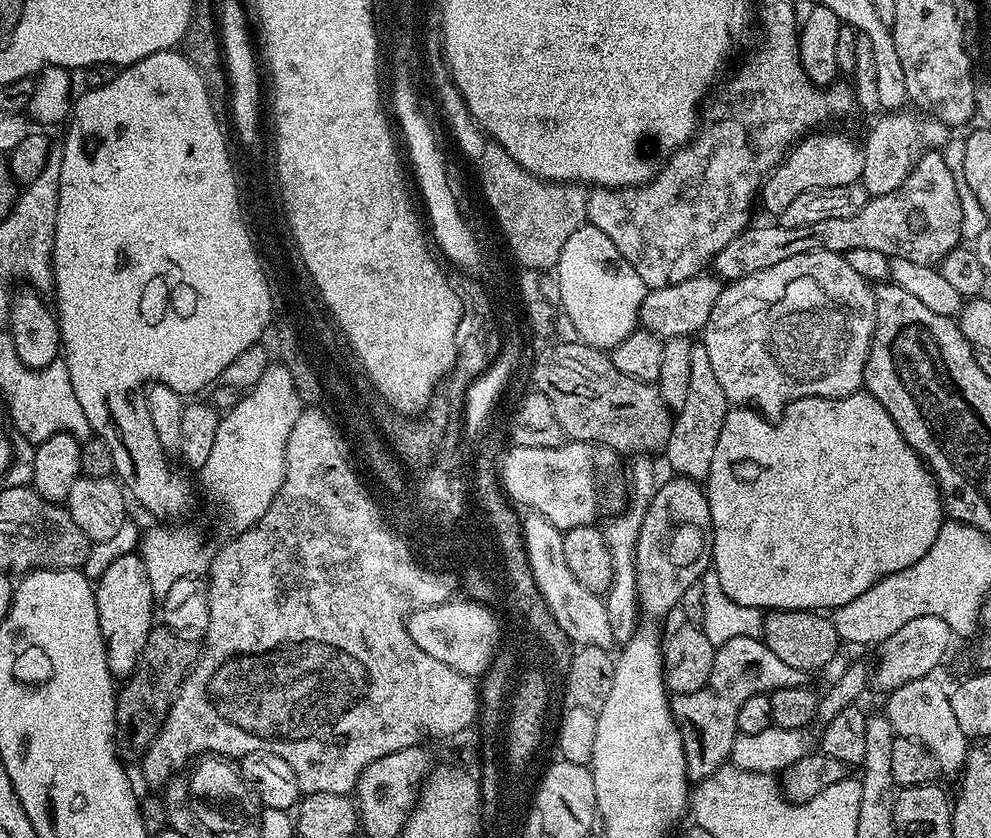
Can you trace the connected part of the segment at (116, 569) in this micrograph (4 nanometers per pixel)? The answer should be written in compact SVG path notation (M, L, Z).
M136 552L122 554L122 558L114 558L114 562L110 562L110 566L106 566L106 570L101 574L95 589L98 626L102 630L106 646L106 662L113 677L127 678L135 670L142 654L142 646L146 646L146 638L154 627L154 597L150 590L150 578L146 578L144 559Z

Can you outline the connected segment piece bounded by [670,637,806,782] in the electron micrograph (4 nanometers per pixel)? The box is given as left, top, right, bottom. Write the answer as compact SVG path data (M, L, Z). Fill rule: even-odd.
M732 637L724 640L716 649L714 670L710 670L708 686L694 694L675 694L670 700L672 717L682 738L689 781L705 780L729 763L738 735L738 710L746 698L771 694L786 686L798 686L805 680L806 673L786 666L763 639Z

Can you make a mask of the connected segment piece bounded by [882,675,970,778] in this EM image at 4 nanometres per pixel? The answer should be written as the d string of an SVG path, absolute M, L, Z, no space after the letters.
M935 675L923 676L914 678L914 682L906 682L906 686L898 686L893 692L887 693L888 705L882 708L882 712L891 722L892 731L897 736L916 740L934 756L941 777L956 778L964 768L970 737L962 734L962 729L954 719L954 706L949 689L944 689L936 679Z

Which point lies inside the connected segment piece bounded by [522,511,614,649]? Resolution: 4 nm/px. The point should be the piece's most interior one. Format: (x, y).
(583, 615)

